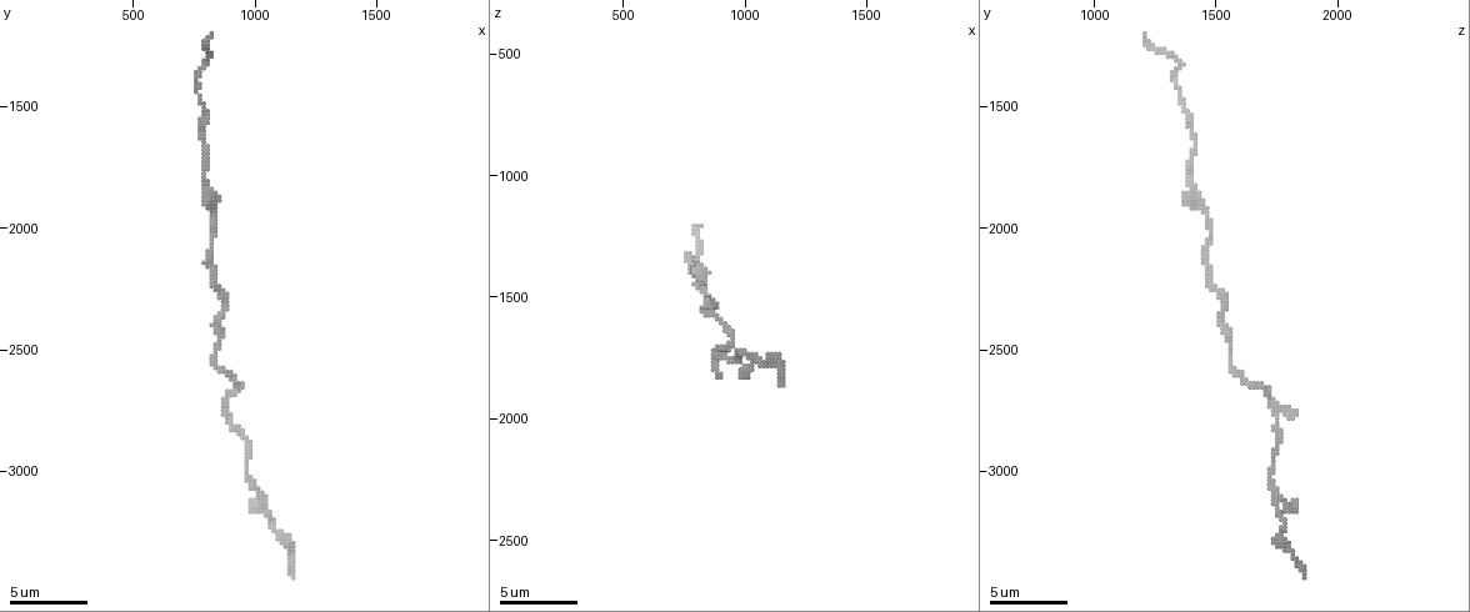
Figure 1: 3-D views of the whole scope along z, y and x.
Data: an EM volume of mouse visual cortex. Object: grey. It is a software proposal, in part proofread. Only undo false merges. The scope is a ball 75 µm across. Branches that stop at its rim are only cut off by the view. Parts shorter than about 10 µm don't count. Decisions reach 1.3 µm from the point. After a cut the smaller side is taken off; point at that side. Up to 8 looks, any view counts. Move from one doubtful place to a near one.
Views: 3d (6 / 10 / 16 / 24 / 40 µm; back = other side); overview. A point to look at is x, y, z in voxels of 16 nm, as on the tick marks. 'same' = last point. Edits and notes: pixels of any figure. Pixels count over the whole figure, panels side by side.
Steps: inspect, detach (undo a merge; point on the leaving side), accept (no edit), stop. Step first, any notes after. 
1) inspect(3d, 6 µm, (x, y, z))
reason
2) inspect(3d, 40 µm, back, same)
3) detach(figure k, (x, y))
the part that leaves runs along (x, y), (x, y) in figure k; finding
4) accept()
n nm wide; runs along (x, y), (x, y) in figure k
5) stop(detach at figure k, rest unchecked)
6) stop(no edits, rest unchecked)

inspect(3d, 10 µm, (1030, 3130, 1750))
two arms in line, one across

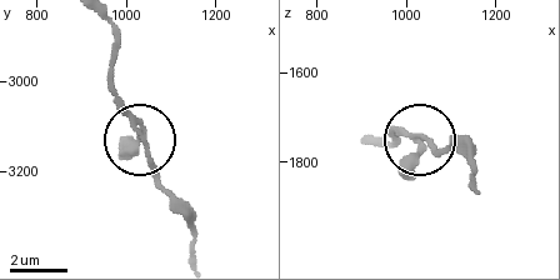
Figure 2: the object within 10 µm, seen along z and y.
inspect(3d, 10 µm, back, (1045, 3135, 1745))
other side

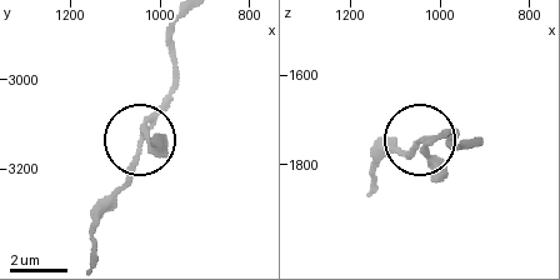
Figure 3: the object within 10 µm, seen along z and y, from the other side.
accept()
3 arms; all the same cell

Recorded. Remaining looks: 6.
inspect(3d, 6 µm, (850, 2370, 1520))

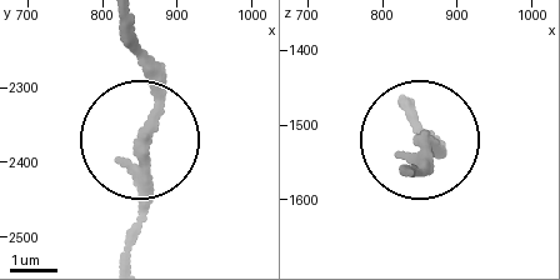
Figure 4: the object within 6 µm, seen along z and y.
inspect(3d, 6 µm, back, (860, 2370, 1525))
from behind

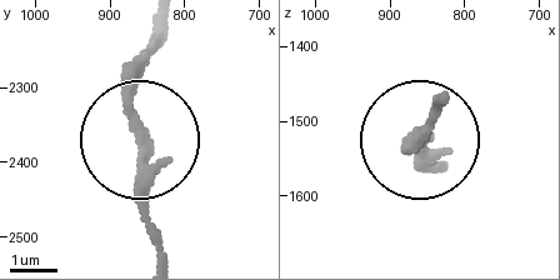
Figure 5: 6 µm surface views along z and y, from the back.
accept()
side arm 22 µm; runs along (136, 138), (133, 66), (151, 30) in figure 5; one cell here

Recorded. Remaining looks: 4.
inspect(3d, 10 µm, (830, 1940, 1470))
calibre changes

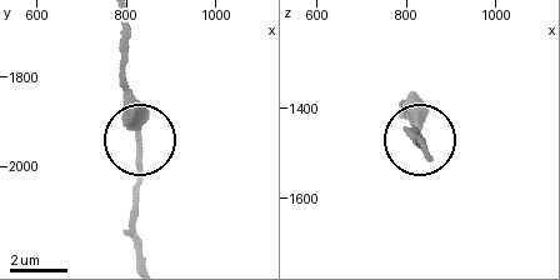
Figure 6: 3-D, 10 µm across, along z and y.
accept()
all the same cell

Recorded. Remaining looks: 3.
inspect(3d, 6 µm, (870, 2770, 1740))
three arms meet

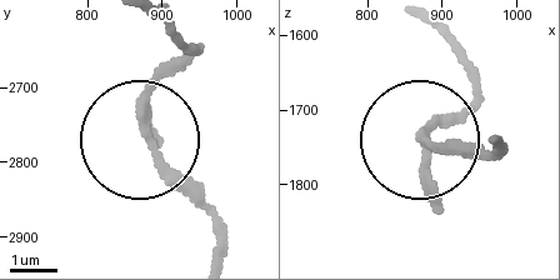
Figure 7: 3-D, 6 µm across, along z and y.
inspect(3d, 6 µm, back, (880, 2765, 1745))

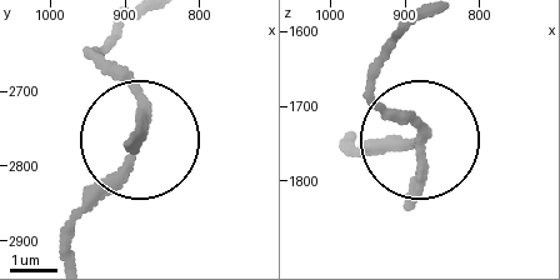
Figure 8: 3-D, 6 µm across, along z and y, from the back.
accept()
continuous, no second cell

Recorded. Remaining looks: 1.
stop(no edits, rest unchecked)

